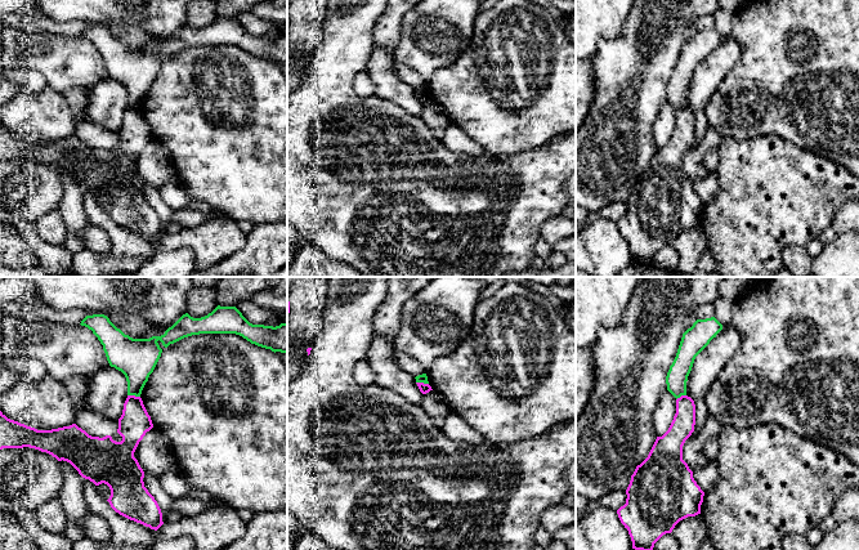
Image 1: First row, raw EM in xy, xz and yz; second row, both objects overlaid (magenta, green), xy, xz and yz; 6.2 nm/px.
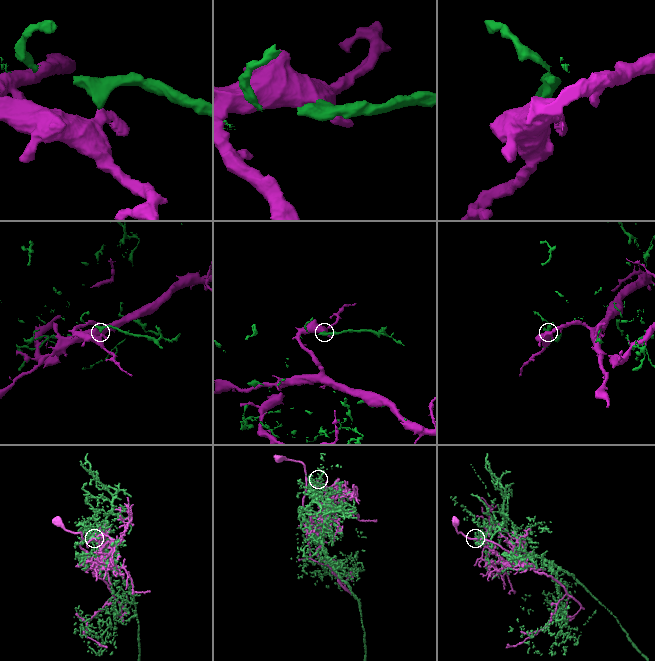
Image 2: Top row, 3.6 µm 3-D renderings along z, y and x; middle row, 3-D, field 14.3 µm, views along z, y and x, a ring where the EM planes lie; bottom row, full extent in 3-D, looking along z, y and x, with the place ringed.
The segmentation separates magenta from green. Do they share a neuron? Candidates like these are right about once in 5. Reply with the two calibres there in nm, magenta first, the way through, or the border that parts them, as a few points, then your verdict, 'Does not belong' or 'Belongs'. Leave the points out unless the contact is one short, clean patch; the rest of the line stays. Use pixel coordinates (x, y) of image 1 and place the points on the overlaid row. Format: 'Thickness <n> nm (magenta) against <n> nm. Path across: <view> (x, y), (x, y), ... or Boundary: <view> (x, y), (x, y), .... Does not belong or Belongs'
Thickness 190 nm (magenta) against 260 nm. Boundary: xy (128, 394), (139, 397). Does not belong

